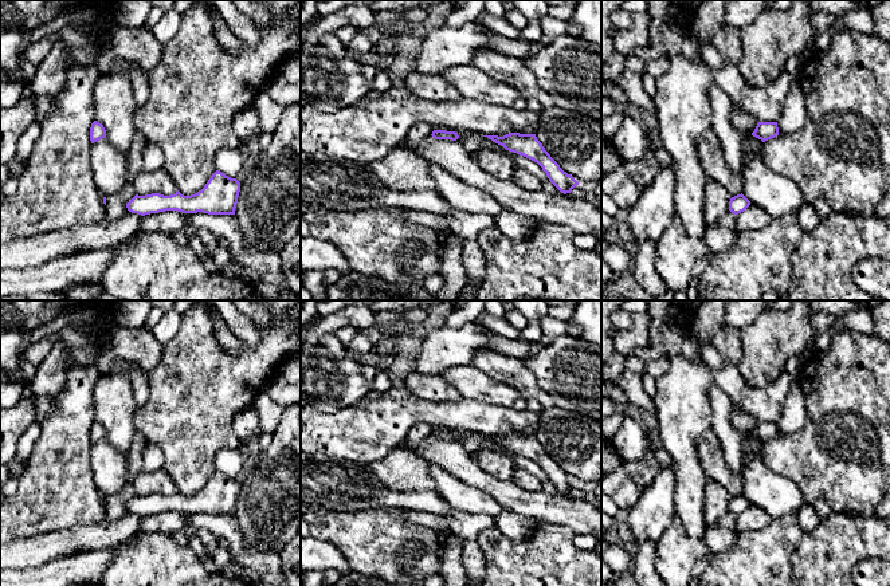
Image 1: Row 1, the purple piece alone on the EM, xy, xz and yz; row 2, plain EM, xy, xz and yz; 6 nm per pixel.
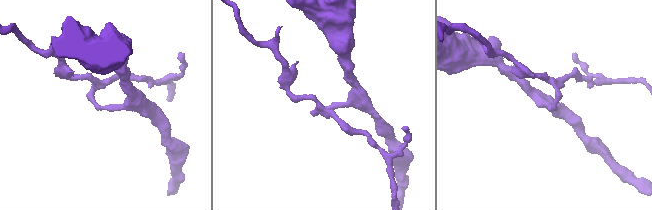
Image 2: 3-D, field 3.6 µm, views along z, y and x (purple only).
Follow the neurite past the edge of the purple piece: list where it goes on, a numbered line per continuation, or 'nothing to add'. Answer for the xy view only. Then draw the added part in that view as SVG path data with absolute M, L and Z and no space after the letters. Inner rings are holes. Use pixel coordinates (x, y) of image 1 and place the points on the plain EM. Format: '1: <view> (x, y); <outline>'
nothing to add

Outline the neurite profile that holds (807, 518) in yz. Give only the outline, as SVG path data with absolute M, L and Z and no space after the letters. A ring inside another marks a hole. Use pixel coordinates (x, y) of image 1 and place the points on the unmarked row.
M805 503L795 516L800 530L804 534L813 531L820 522L819 515L816 514L813 506L809 503Z

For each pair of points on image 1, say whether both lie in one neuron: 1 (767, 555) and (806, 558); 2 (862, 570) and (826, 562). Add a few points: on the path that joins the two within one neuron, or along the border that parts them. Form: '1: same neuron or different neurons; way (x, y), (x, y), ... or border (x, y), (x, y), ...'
1: different neurons; border (804, 534), (792, 555), (791, 571)
2: different neurons; border (875, 557), (861, 559), (850, 571)

